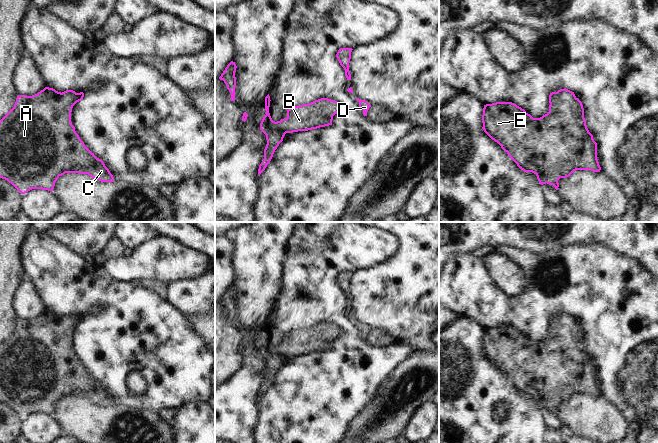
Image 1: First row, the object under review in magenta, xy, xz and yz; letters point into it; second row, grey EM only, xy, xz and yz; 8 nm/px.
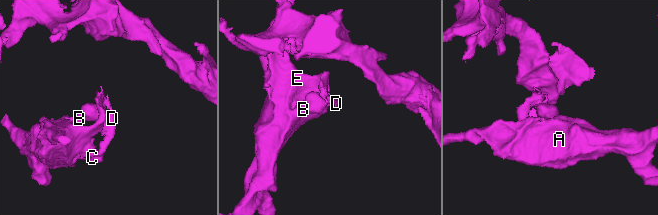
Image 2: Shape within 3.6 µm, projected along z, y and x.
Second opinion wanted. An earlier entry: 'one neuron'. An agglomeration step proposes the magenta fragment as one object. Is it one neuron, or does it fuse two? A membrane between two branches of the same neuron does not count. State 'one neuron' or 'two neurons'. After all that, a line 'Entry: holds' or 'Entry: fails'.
one neuron
Entry: holds

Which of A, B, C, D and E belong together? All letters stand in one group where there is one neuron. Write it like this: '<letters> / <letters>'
A B C D E

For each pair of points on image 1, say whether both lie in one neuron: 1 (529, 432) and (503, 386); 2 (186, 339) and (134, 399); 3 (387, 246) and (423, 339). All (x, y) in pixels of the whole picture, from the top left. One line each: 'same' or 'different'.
1: same
2: same
3: different

